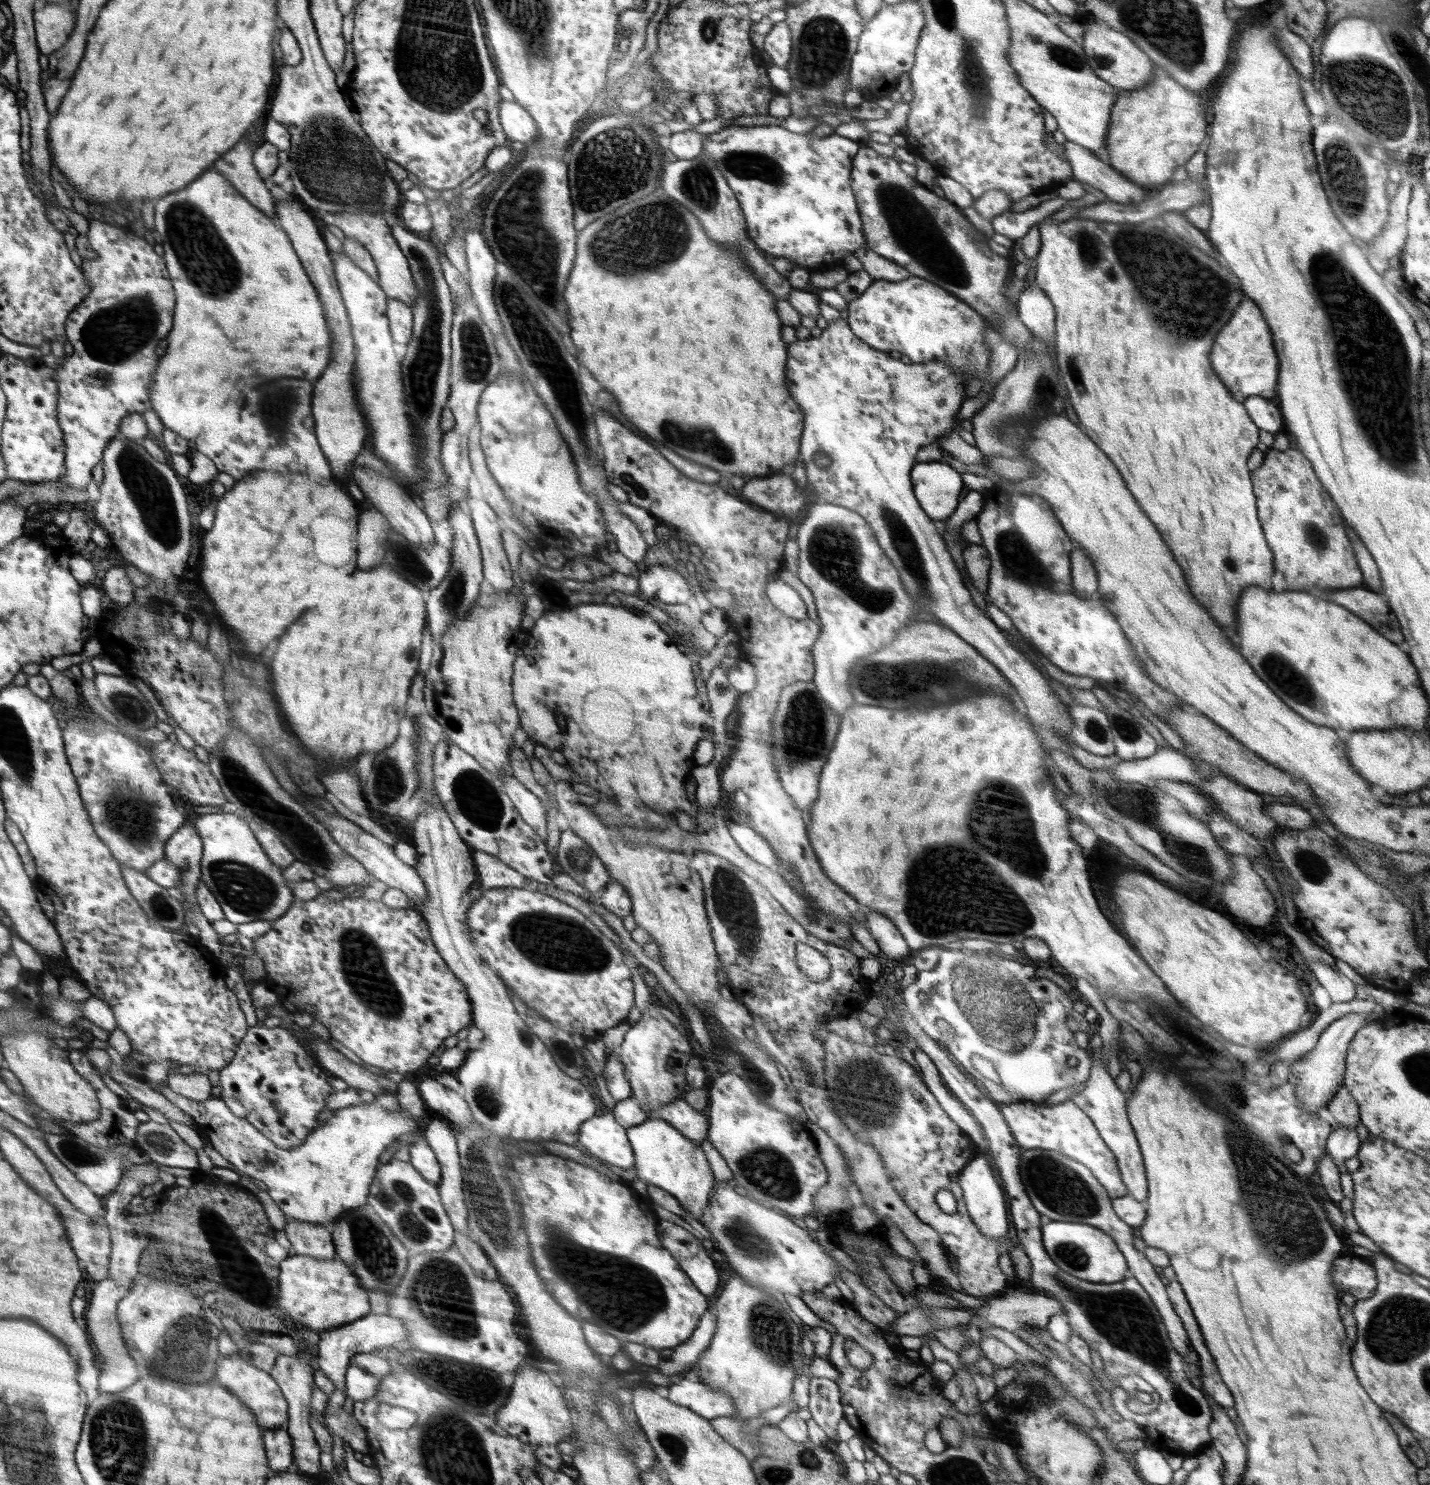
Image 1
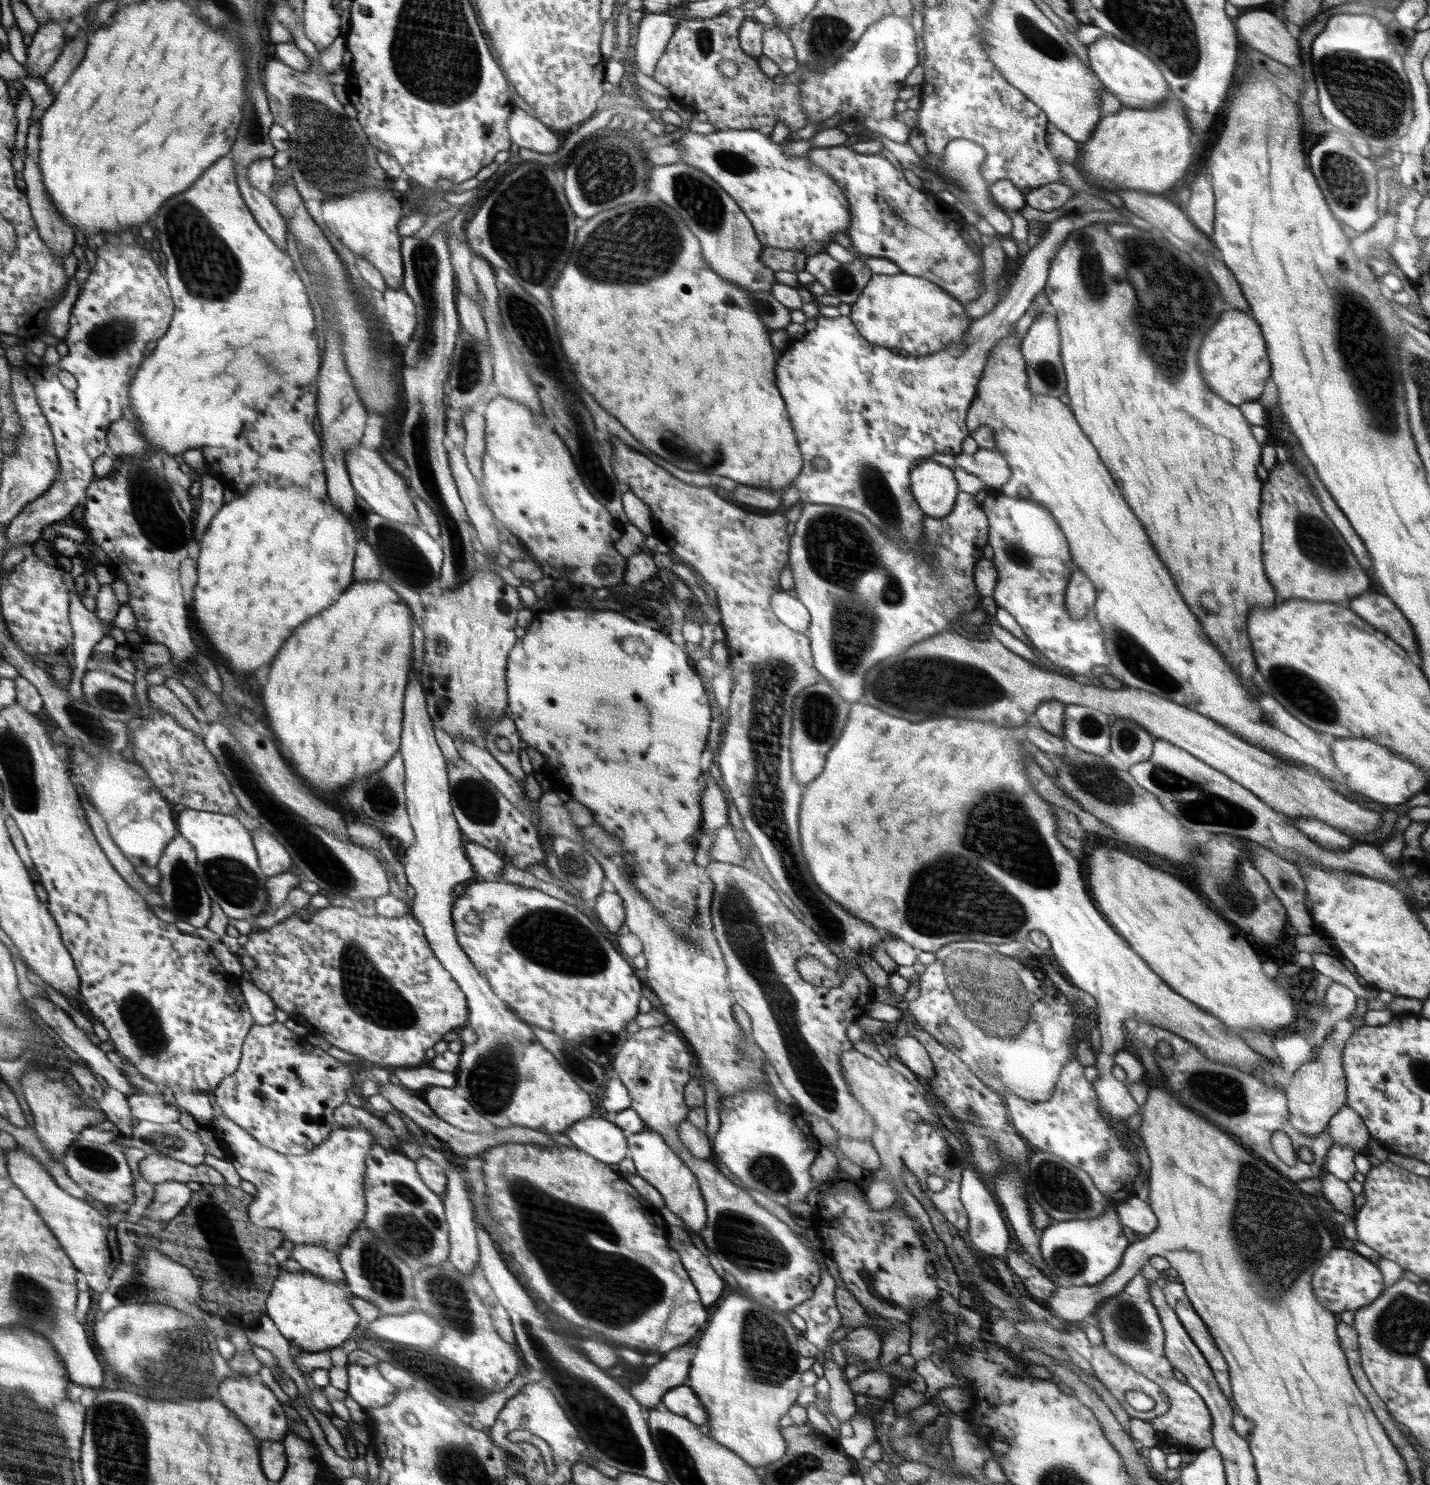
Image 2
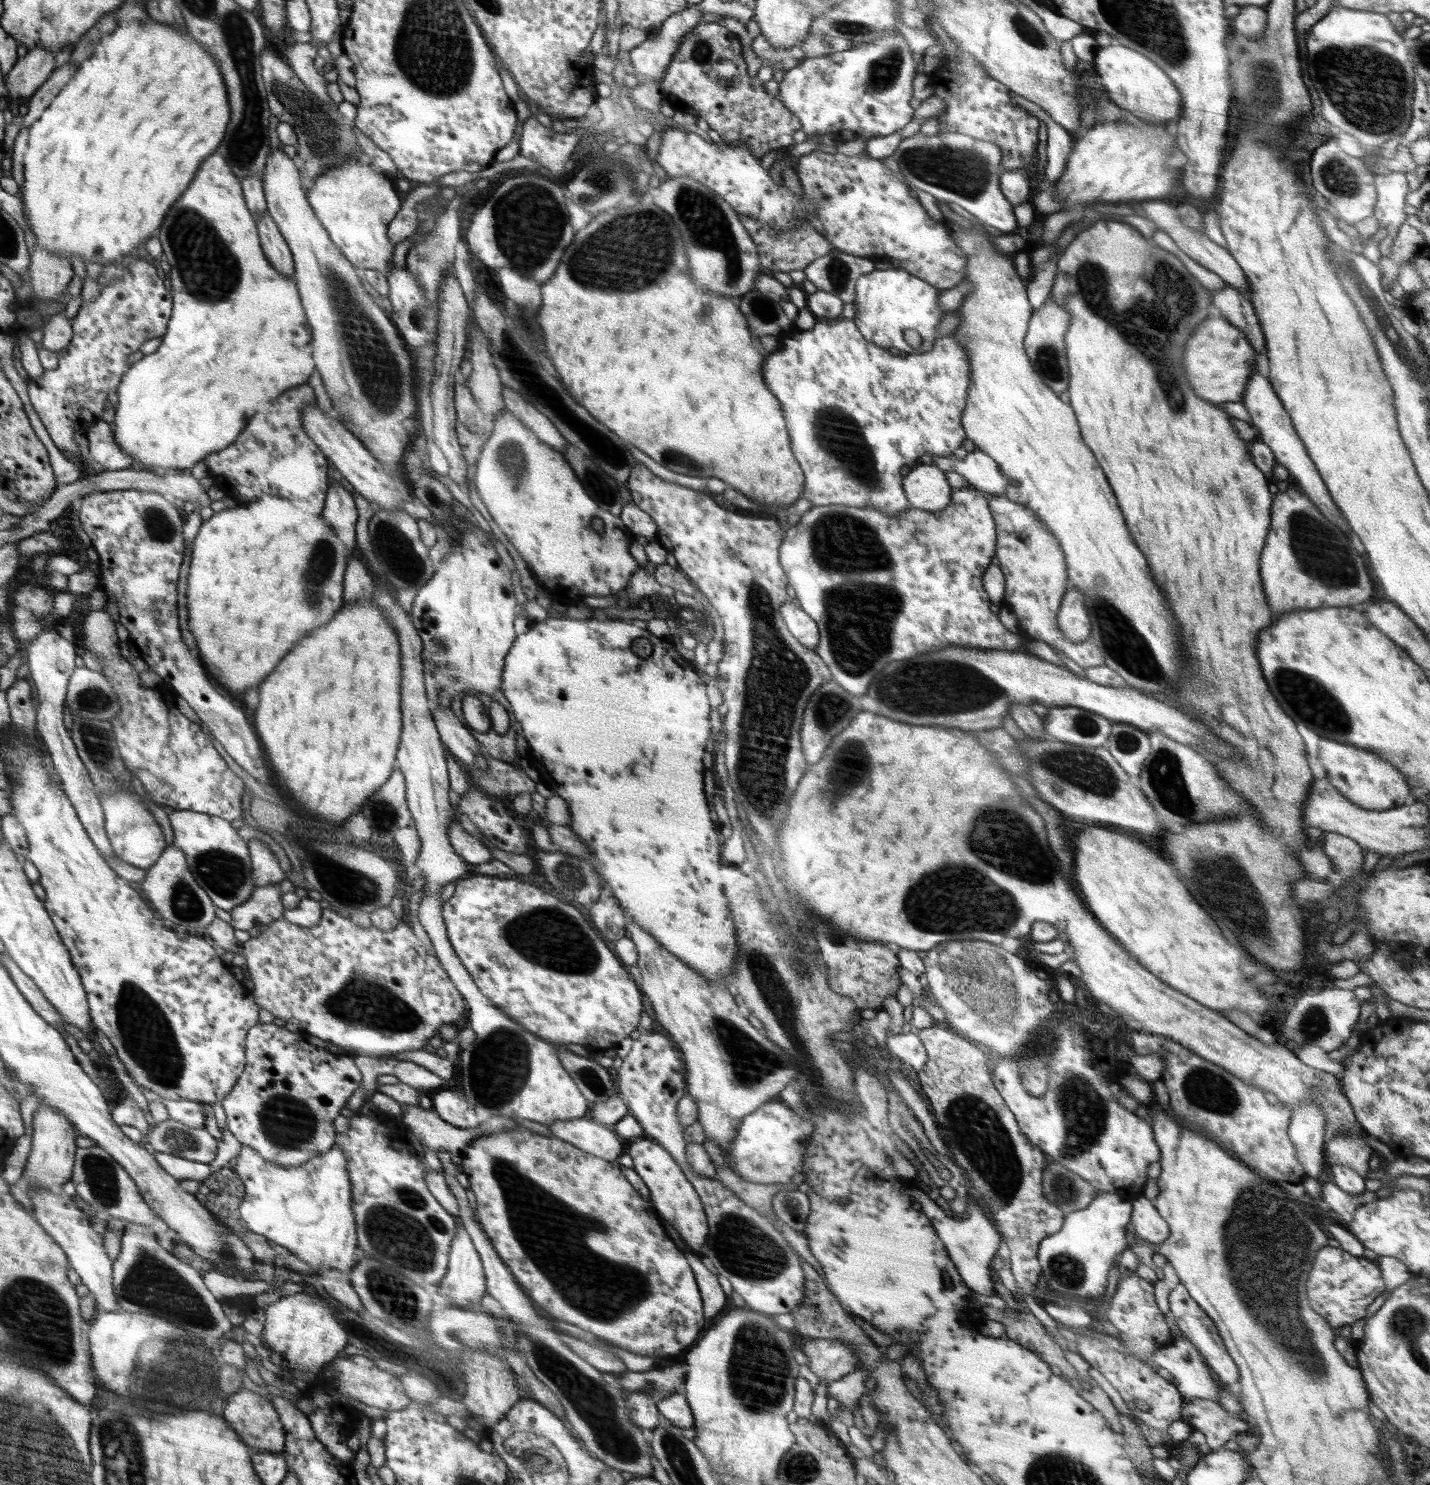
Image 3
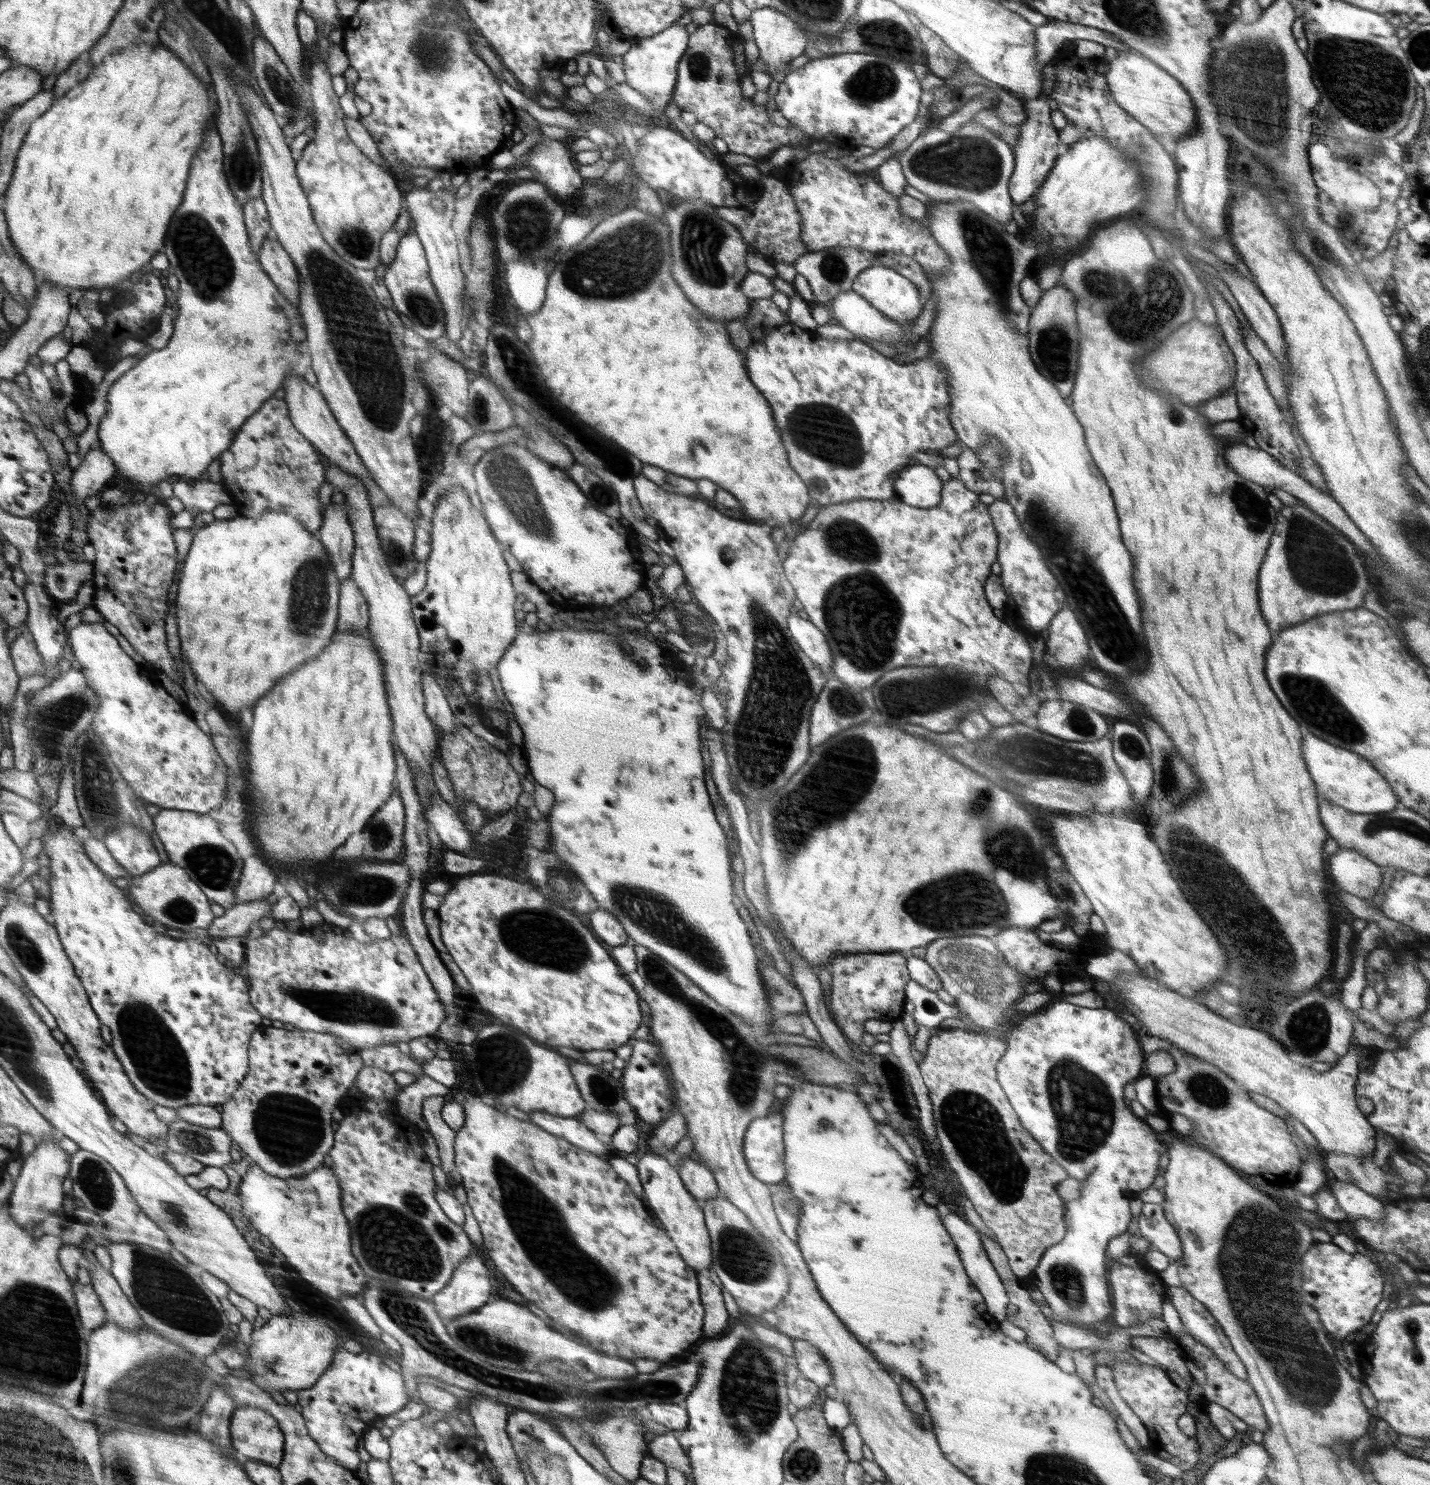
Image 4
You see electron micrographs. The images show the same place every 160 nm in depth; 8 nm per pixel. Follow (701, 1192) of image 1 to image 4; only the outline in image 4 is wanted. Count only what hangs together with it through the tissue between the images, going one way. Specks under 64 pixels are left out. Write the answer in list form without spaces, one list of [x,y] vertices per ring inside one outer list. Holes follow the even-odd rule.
[[[654,1153],[639,1156],[637,1165],[639,1179],[643,1186],[644,1198],[654,1211],[655,1218],[663,1224],[666,1232],[674,1236],[674,1244],[678,1244],[678,1252],[686,1256],[686,1264],[700,1271],[711,1266],[711,1238],[705,1225],[705,1216],[701,1204],[686,1190],[685,1181],[681,1179],[679,1168],[668,1163],[667,1159]]]

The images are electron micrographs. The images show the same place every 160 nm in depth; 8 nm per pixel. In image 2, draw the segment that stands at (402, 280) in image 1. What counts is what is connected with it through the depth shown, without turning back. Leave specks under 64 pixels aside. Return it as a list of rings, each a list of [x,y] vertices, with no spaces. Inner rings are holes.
[[[360,188],[348,196],[325,200],[318,214],[320,222],[330,230],[341,244],[346,245],[354,256],[367,260],[375,266],[383,276],[388,288],[402,287],[404,266],[400,256],[400,202],[388,194],[388,190],[378,188]]]

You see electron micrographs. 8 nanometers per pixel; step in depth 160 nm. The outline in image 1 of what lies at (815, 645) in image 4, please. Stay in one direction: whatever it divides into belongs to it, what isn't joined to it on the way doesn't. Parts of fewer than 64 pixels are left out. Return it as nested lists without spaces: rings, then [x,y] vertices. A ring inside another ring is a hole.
[[[771,578],[765,588],[770,603],[790,618],[804,620],[808,616],[806,604],[796,590],[781,579]]]

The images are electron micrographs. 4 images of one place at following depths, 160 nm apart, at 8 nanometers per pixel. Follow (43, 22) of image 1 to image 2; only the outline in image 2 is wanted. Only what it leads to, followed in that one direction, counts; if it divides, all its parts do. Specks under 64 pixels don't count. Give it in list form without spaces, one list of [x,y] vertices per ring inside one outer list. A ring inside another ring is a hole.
[[[47,22],[28,39],[28,62],[25,68],[30,77],[43,78],[57,63],[58,57],[68,42],[64,36],[65,24]]]

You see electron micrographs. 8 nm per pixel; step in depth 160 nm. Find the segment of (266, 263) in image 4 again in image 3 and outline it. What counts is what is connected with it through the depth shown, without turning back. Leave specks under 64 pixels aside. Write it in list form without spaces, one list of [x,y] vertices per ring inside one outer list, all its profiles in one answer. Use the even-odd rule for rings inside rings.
[[[263,212],[256,220],[257,231],[260,233],[261,245],[269,263],[284,276],[293,278],[295,264],[288,243],[278,230],[277,224],[272,217]]]

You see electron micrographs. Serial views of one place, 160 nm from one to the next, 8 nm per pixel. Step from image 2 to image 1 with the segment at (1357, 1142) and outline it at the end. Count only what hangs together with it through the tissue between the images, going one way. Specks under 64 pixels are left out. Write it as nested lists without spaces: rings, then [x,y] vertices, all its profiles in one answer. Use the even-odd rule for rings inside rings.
[[[1344,1084],[1340,1085],[1335,1097],[1326,1106],[1325,1114],[1333,1122],[1333,1130],[1339,1126],[1355,1129],[1361,1122],[1357,1102]]]

